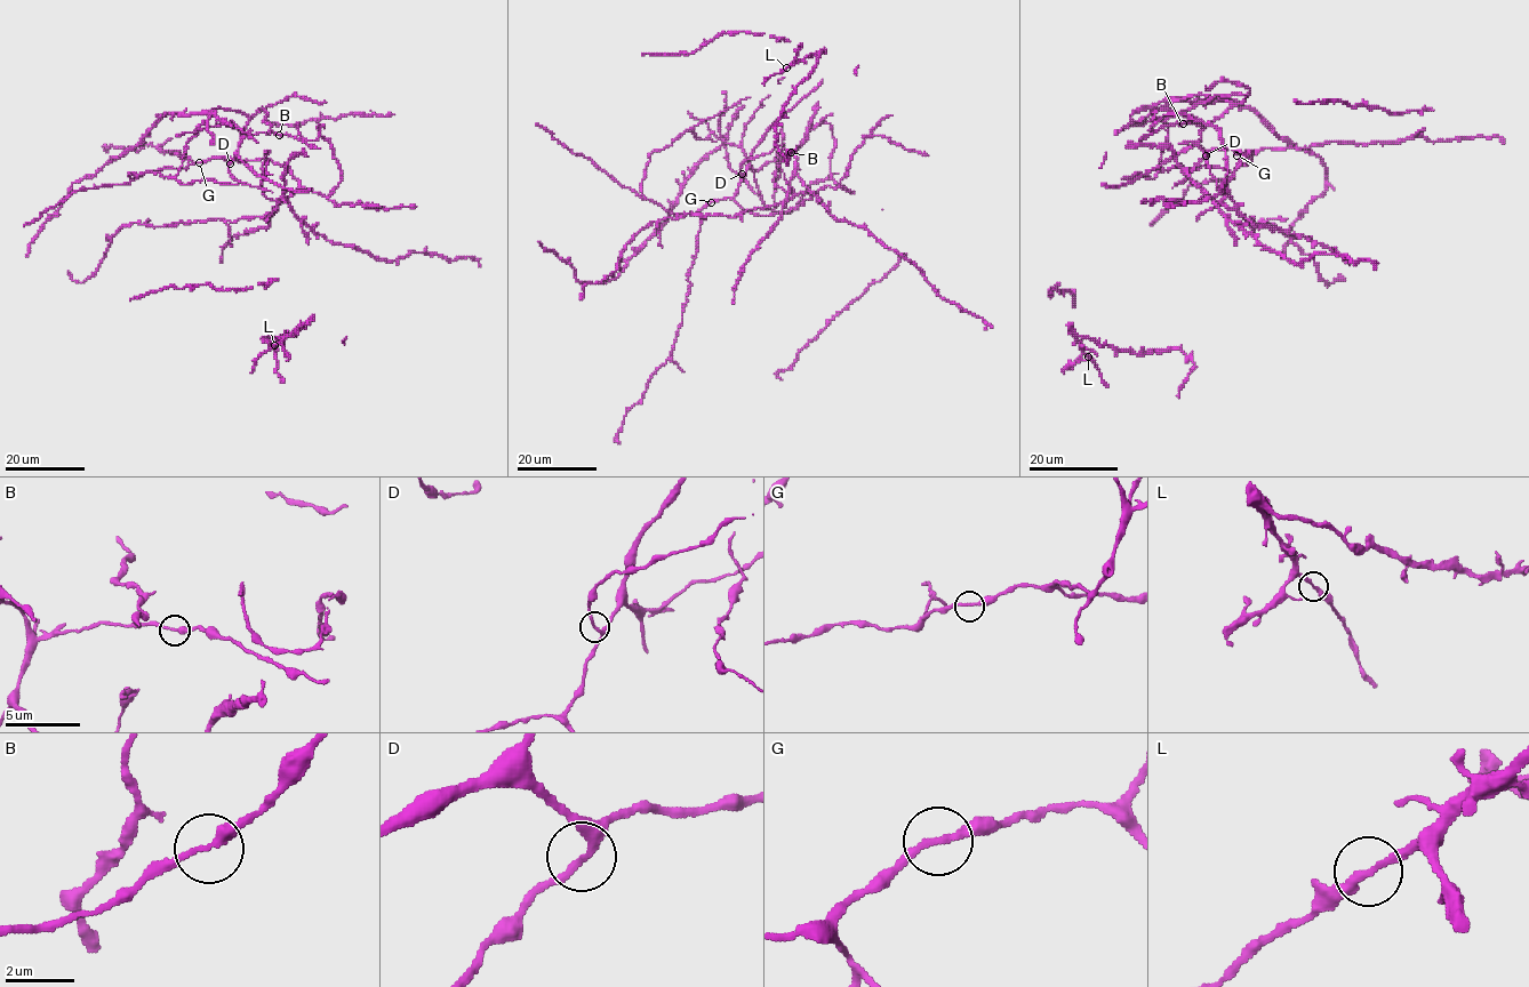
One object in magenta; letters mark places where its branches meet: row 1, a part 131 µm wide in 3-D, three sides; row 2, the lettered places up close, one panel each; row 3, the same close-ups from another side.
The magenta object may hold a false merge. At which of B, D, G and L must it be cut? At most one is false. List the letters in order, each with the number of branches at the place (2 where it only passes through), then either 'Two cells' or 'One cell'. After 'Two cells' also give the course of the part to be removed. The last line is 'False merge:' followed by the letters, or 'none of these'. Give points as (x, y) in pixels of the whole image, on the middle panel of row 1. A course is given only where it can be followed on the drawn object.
B: Branches: 2. One cell
D: Branches: 2. One cell
G: Branches: 2. One cell
L: Branches: 2. One cell
False merge: none of these

